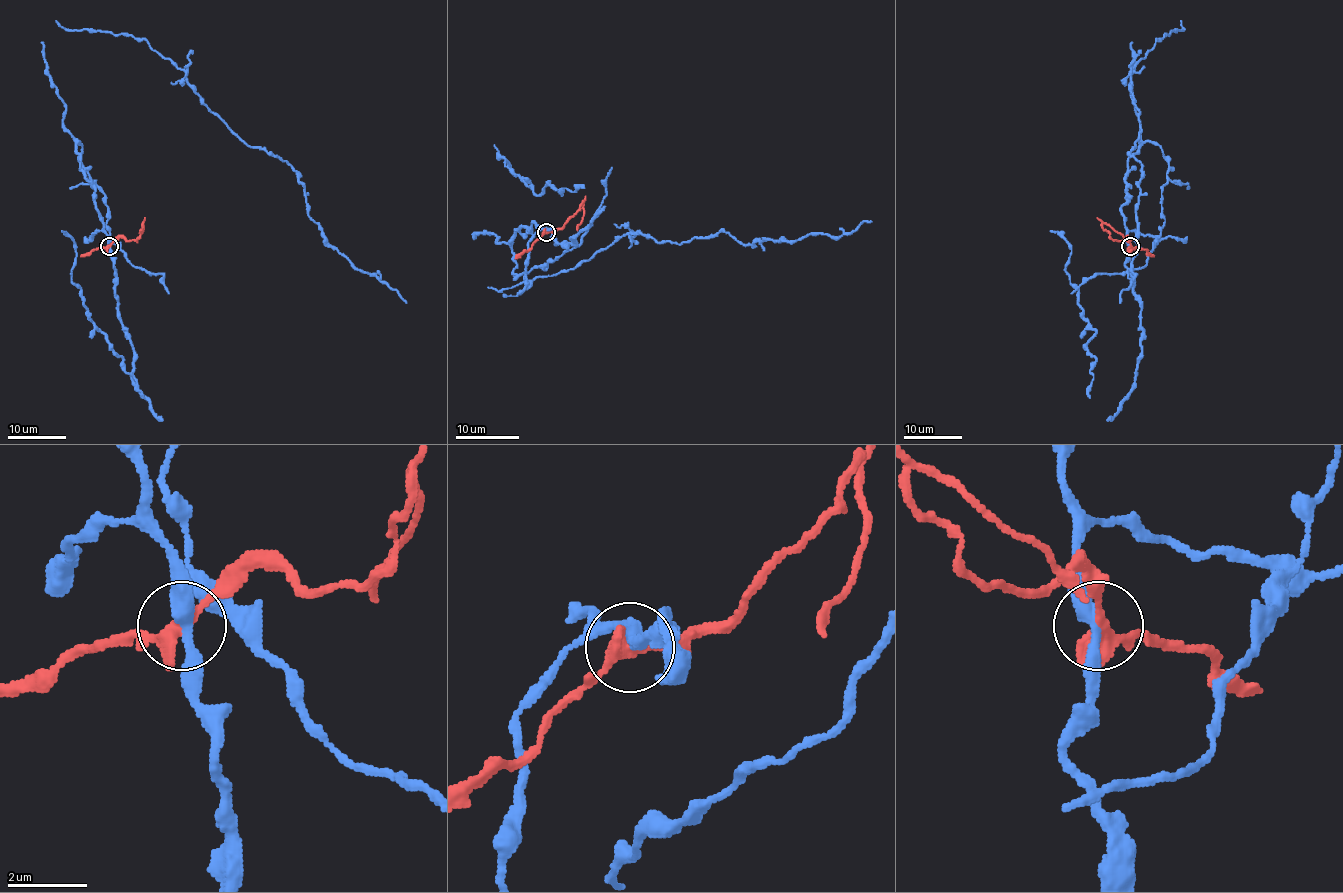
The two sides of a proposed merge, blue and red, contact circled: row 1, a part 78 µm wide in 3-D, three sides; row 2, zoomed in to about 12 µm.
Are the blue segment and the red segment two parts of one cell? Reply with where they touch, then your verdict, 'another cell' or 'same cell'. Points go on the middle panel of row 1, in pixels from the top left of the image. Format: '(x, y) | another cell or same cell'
(546, 232) | another cell

